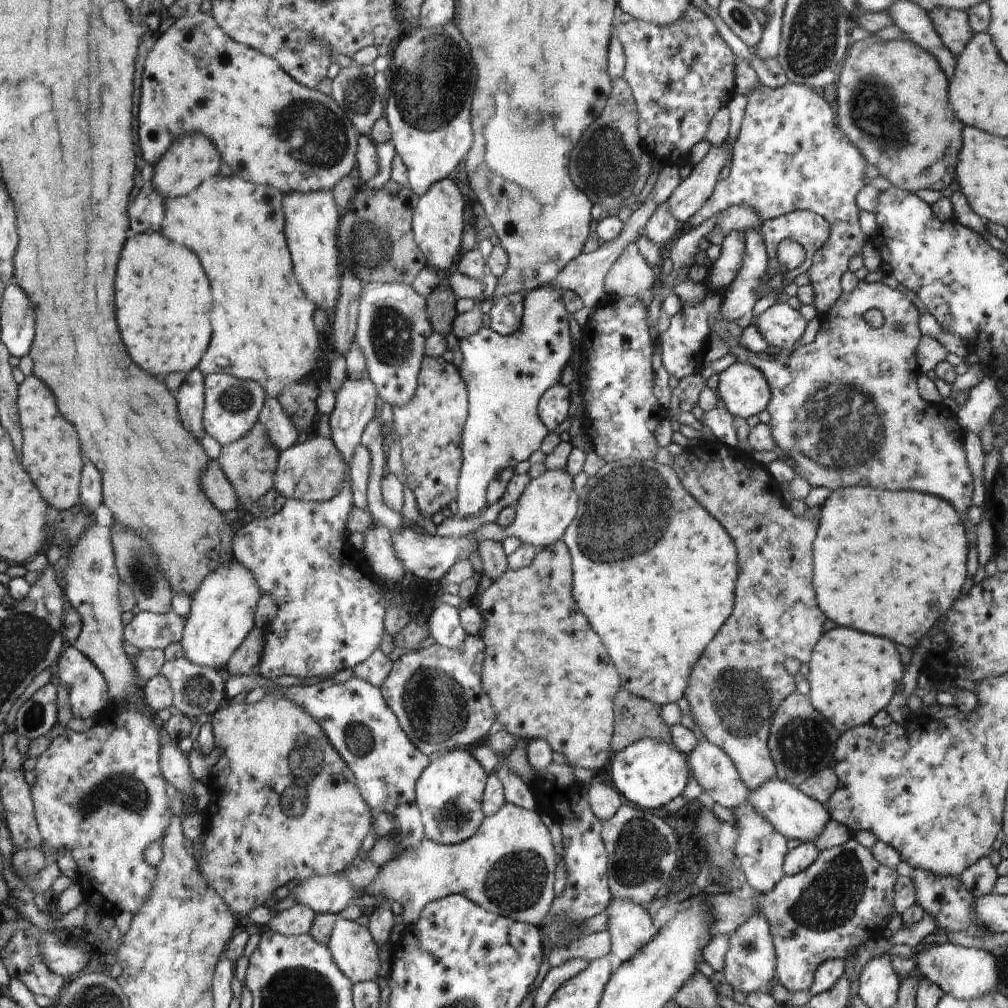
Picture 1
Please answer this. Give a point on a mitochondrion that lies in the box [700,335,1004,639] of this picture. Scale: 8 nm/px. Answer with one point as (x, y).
(831, 427)

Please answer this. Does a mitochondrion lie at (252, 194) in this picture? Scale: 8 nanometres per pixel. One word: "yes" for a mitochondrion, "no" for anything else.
no

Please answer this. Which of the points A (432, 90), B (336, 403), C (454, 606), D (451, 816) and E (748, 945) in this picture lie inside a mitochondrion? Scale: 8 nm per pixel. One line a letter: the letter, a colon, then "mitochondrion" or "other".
A: mitochondrion
B: other
C: other
D: mitochondrion
E: mitochondrion

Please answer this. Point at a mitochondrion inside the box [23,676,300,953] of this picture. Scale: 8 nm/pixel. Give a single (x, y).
(124, 789)

